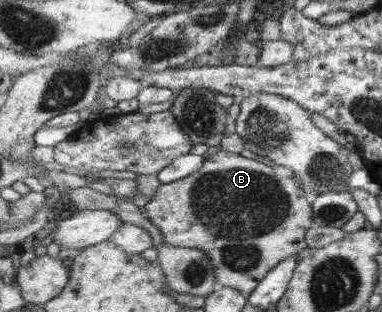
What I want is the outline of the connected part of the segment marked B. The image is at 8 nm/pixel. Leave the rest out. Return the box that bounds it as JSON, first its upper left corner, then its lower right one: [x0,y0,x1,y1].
[144,150,315,295]

